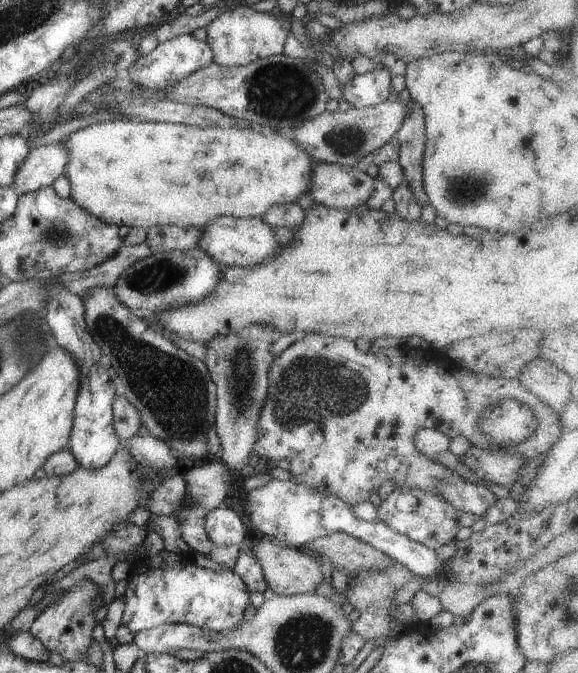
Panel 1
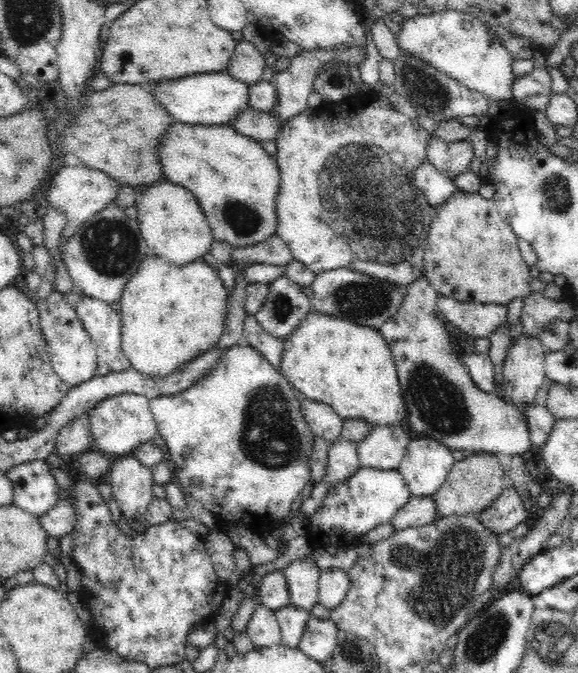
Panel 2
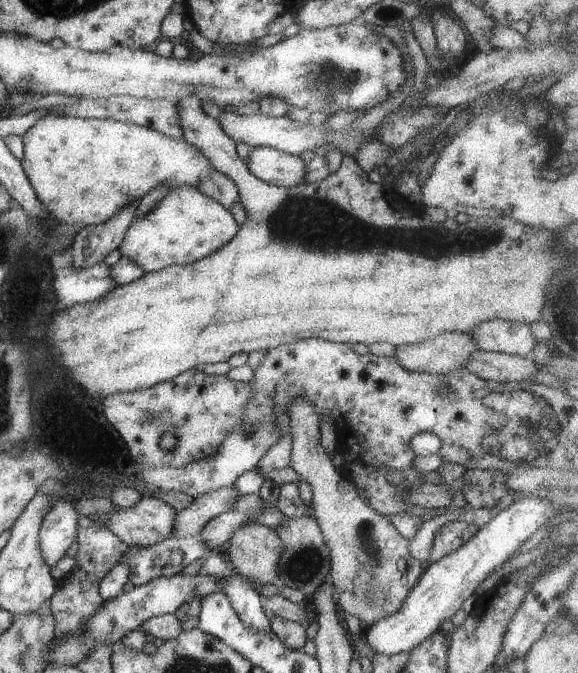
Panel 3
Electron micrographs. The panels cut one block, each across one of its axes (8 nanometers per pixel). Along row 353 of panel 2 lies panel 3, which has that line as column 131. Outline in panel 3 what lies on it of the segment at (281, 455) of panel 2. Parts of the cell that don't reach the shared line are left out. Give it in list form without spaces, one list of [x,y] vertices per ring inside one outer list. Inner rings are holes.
[[[179,187],[170,190],[149,214],[132,222],[118,249],[143,271],[154,273],[168,266],[187,266],[207,258],[235,238],[240,228],[228,209],[202,195],[198,187]]]

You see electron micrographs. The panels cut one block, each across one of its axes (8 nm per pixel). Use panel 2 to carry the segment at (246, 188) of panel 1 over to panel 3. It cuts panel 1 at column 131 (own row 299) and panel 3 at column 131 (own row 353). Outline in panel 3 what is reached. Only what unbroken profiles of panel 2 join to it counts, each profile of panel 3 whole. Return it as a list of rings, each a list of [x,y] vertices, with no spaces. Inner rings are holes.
[[[46,115],[32,126],[23,138],[24,159],[21,161],[36,197],[50,216],[64,225],[84,229],[107,222],[120,210],[140,201],[157,187],[175,190],[179,187],[198,187],[214,170],[210,160],[196,146],[174,139],[152,128],[111,119],[82,119]]]

